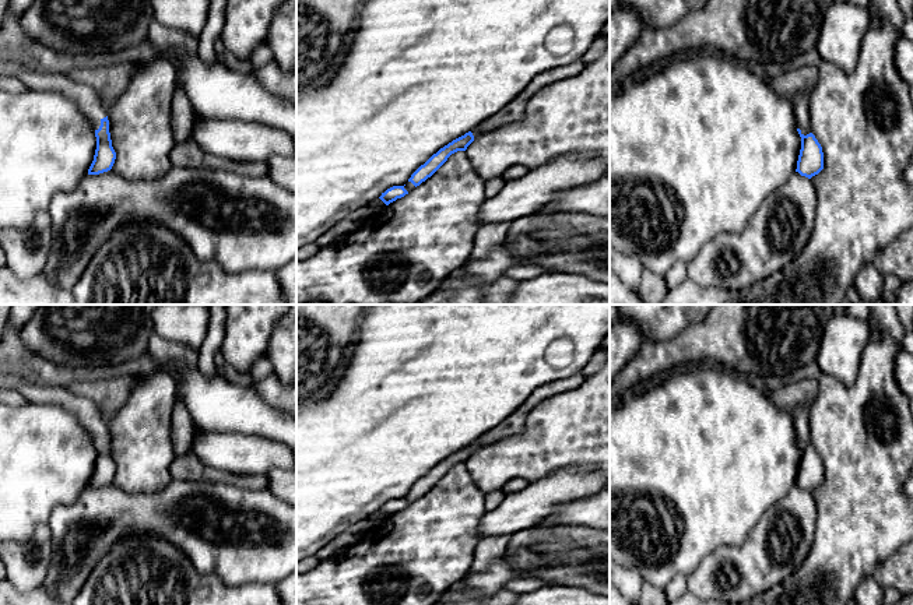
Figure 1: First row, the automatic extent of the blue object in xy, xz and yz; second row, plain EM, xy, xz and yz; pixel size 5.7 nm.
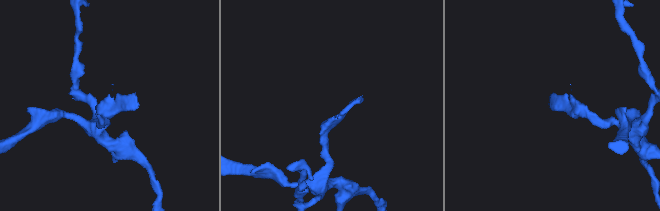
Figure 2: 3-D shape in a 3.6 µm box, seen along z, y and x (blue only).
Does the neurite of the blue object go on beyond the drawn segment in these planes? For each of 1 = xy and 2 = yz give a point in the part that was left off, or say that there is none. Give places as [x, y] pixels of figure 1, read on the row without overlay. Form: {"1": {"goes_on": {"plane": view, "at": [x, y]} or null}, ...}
{"1": {"goes_on": null}, "2": {"goes_on": null}}

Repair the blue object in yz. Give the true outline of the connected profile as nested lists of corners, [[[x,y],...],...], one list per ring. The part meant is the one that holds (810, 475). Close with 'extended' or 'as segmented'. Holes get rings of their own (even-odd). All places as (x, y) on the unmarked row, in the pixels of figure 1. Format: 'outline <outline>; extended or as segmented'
outline [[[800,442],[797,444],[801,450],[801,462],[796,485],[811,492],[824,482],[822,460],[812,446],[804,449]]]; as segmented

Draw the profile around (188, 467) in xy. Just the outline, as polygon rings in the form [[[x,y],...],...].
[[[192,451],[185,455],[176,455],[169,471],[175,481],[224,482],[249,490],[268,489],[267,475],[243,475],[217,471],[201,462]]]

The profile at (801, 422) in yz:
[[[797,405],[793,412],[797,442],[800,442],[804,449],[811,446],[808,411],[810,405]]]

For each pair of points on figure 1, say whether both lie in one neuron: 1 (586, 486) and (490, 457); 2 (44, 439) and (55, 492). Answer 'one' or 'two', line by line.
1: two
2: one

